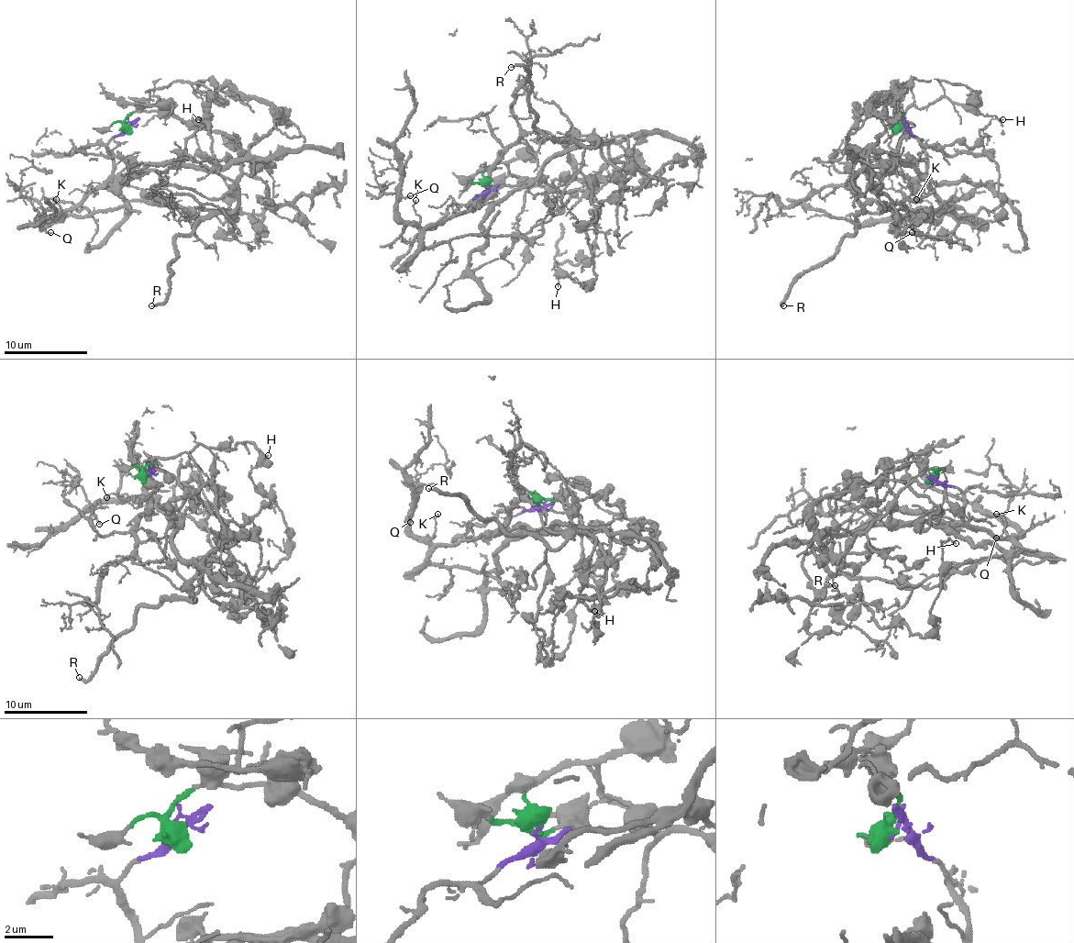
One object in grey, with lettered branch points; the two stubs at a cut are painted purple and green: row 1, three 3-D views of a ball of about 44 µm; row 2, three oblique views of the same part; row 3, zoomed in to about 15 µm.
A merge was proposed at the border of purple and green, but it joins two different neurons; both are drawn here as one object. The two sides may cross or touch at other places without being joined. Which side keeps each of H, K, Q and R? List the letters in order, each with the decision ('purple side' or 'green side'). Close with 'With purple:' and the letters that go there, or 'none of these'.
H: green side
K: purple side
Q: purple side
R: green side
With purple: K, Q

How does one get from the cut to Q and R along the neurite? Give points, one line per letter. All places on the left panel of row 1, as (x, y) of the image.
Q: (127, 127), (107, 144), (112, 173), (72, 207), (49, 216), (38, 224), (51, 232)
R: (127, 127), (137, 111), (166, 111), (233, 136), (254, 160), (231, 211), (174, 240), (171, 293), (151, 305)

